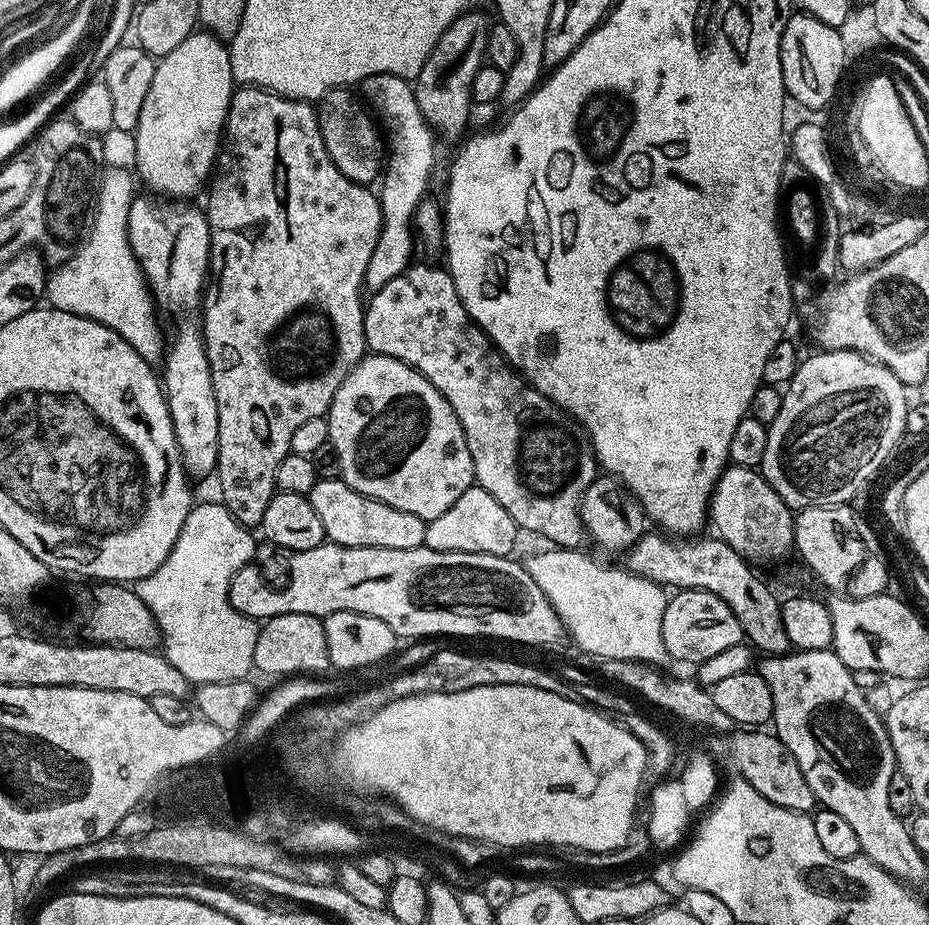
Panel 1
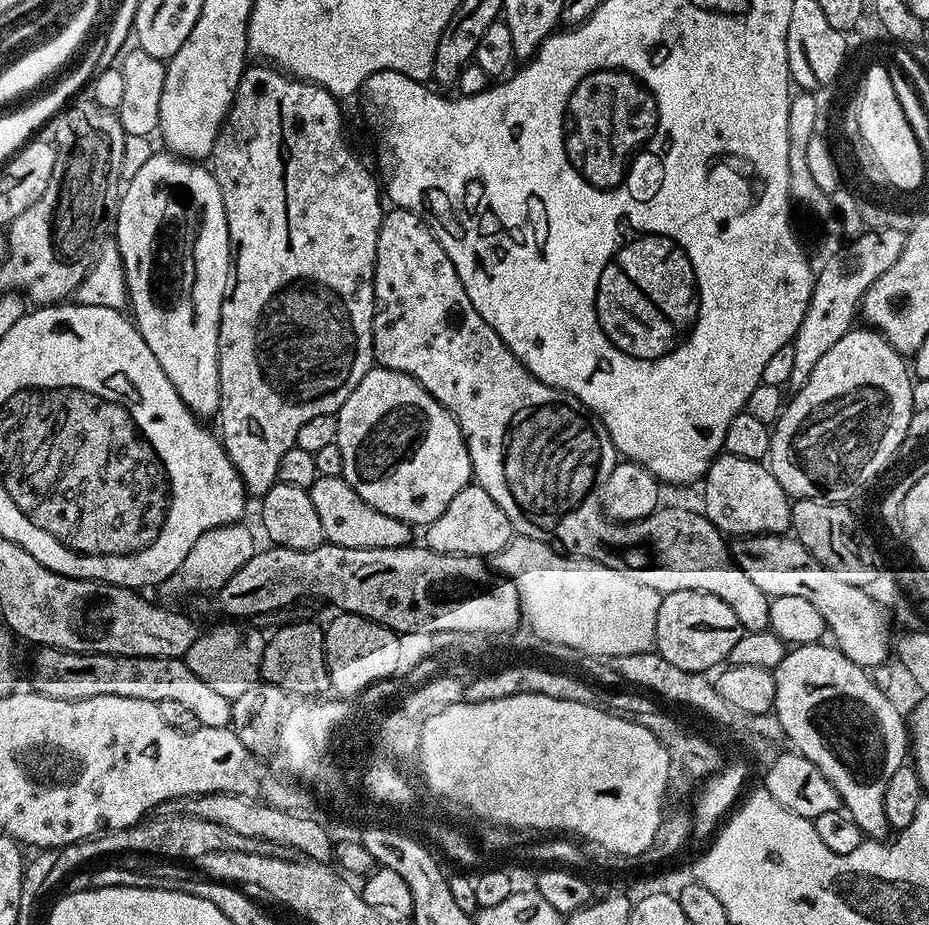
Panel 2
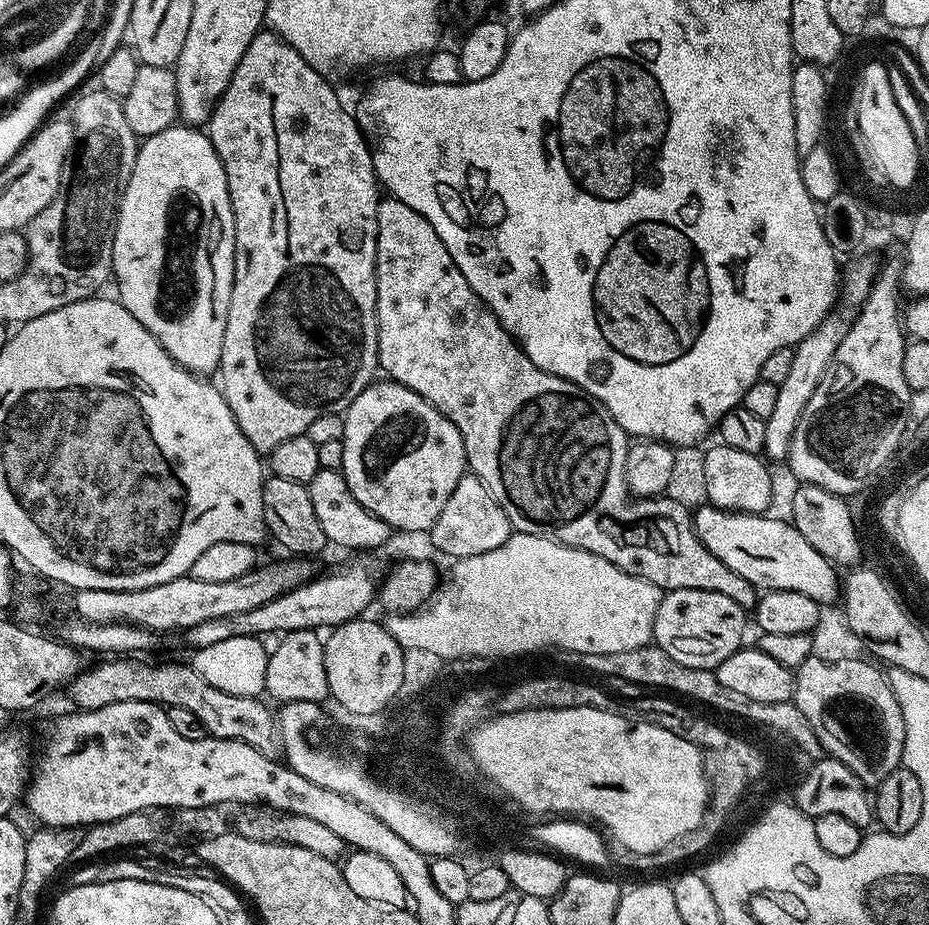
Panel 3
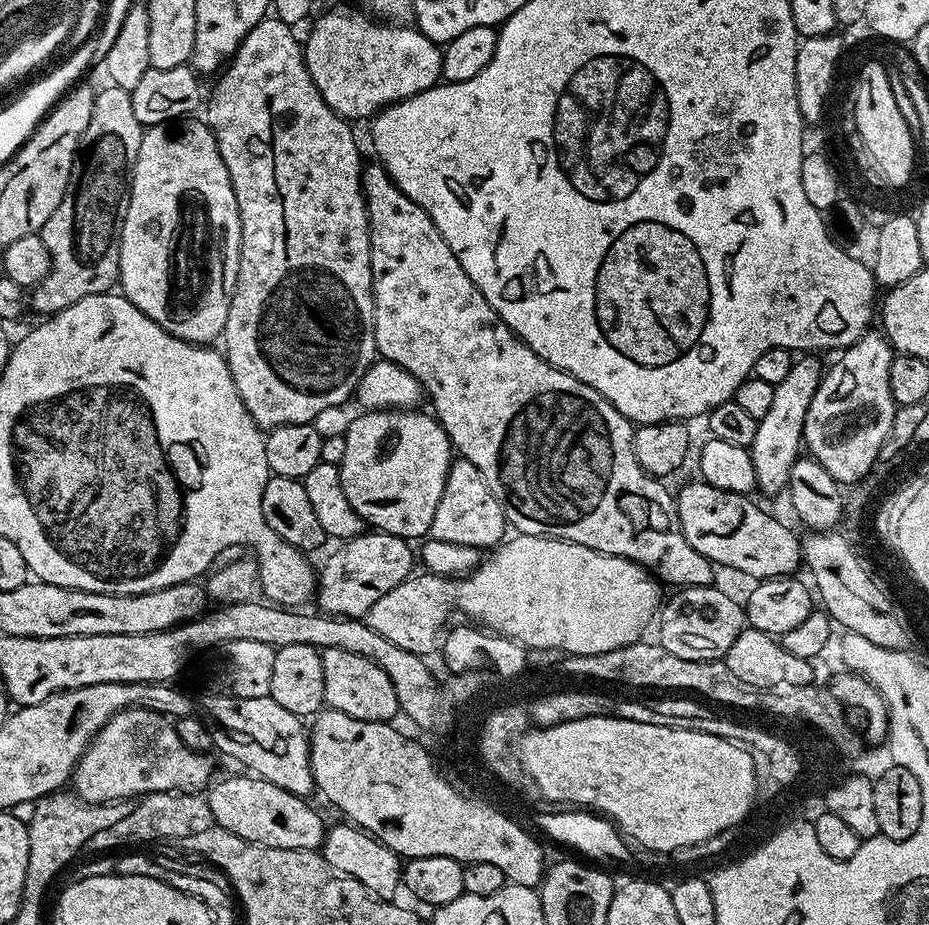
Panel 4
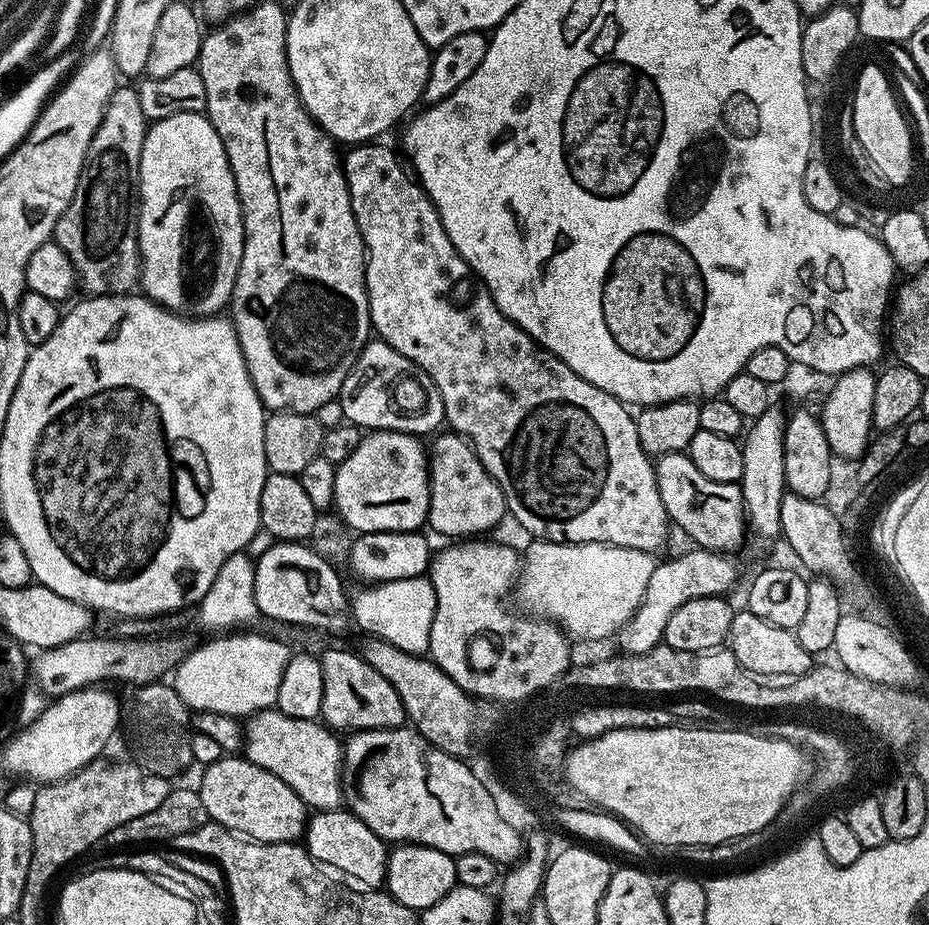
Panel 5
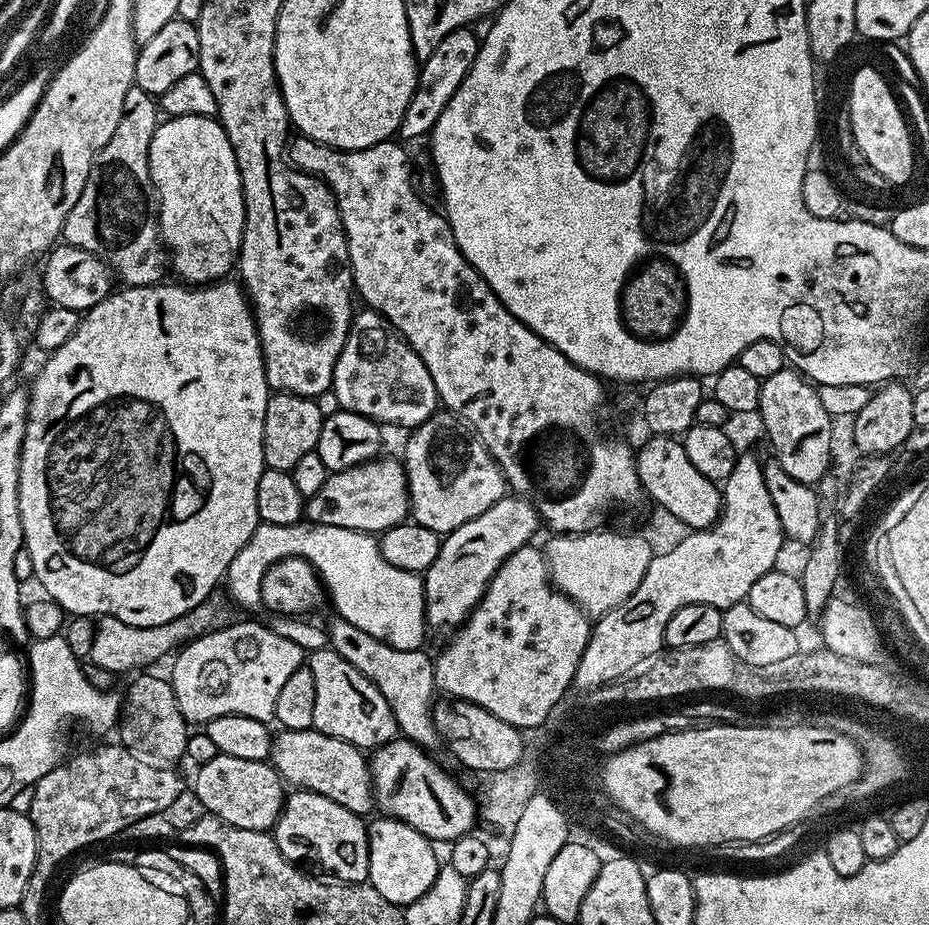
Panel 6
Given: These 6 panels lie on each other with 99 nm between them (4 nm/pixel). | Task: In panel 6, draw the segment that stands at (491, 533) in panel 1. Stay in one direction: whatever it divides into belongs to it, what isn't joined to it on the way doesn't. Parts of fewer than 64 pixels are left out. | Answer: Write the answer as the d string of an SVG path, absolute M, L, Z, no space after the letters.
M437 410L429 420L411 429L409 436L402 463L408 479L410 516L426 530L441 534L458 530L505 496L506 481L498 462L459 416Z

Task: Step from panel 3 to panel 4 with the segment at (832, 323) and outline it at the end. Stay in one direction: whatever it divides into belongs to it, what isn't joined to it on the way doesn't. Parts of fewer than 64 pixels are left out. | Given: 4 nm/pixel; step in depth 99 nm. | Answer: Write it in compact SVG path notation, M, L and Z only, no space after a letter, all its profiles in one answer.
M800 358L793 363L790 374L786 374L786 378L782 378L782 382L771 389L772 401L769 402L764 417L761 415L756 421L756 433L750 451L756 474L756 488L768 496L775 492L783 493L787 489L790 470L802 455L806 410L810 410L810 402L822 379L822 368L812 360L815 359Z

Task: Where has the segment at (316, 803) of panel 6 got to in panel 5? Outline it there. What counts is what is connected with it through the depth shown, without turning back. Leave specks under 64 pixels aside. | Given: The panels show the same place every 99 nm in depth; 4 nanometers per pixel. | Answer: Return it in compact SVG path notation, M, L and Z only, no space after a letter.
M351 811L316 812L307 821L307 838L306 849L318 862L334 866L342 870L342 874L350 874L350 878L358 878L358 882L366 882L371 888L380 888L385 883L384 874L388 869L385 841Z

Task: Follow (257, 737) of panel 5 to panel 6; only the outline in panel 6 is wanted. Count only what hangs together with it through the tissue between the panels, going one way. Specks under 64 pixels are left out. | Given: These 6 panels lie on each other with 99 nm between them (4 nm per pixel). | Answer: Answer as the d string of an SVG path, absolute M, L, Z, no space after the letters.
M313 727L277 731L270 755L270 763L280 773L280 779L293 789L322 794L338 802L338 806L346 806L346 810L361 818L367 817L367 812L374 808L373 777L369 761L369 757L358 746L342 742L342 738L330 738L330 734L317 732Z

